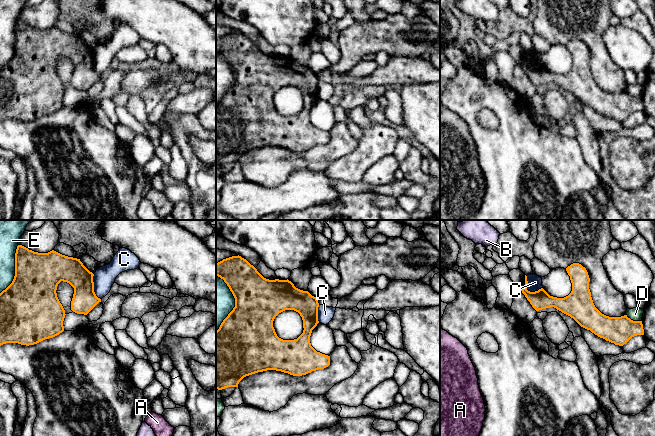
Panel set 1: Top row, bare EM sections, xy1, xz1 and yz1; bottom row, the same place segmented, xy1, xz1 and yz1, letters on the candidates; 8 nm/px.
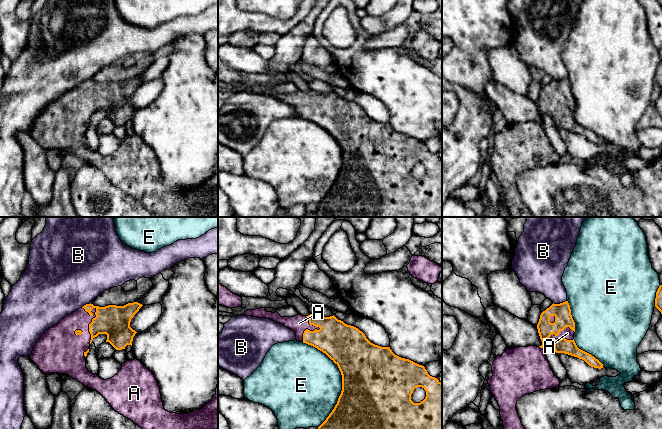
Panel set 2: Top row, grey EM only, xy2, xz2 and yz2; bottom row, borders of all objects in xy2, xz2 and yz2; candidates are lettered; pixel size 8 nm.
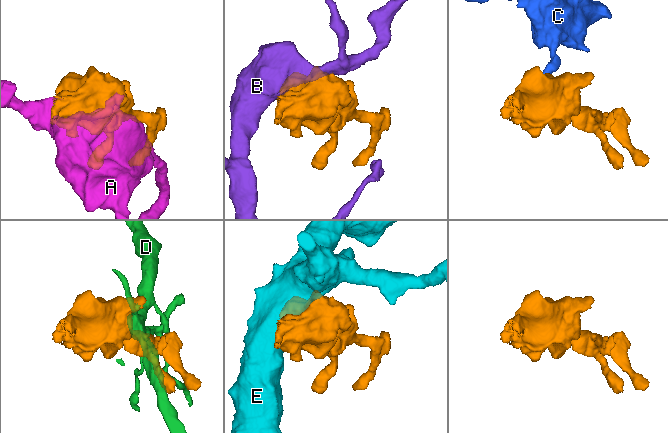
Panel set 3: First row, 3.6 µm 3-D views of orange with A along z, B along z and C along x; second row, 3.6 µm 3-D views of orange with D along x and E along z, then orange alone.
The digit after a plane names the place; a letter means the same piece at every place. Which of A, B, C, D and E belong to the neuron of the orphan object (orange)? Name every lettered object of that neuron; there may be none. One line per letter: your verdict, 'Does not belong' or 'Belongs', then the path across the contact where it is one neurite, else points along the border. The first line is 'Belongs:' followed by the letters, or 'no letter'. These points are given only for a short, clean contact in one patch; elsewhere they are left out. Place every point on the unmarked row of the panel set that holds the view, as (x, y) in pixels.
Belongs: A
A: Belongs
B: Does not belong. Boundary: yz2 (566, 76), (560, 79), (553, 79)
C: Does not belong. Boundary: yz1 (526, 52), (527, 65), (529, 67), (537, 67), (542, 64)
D: Does not belong
E: Does not belong

